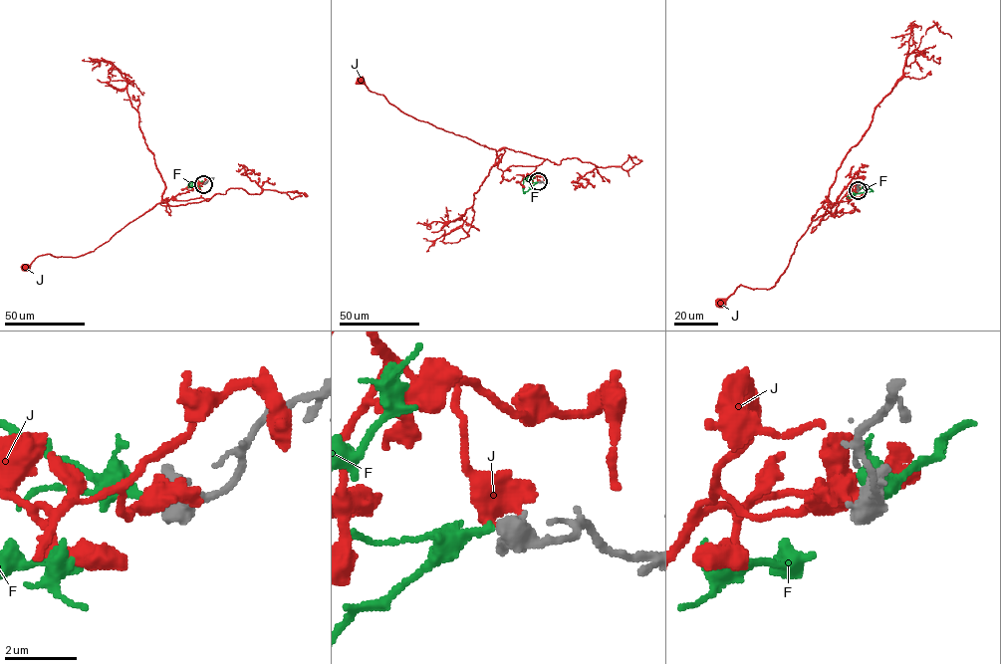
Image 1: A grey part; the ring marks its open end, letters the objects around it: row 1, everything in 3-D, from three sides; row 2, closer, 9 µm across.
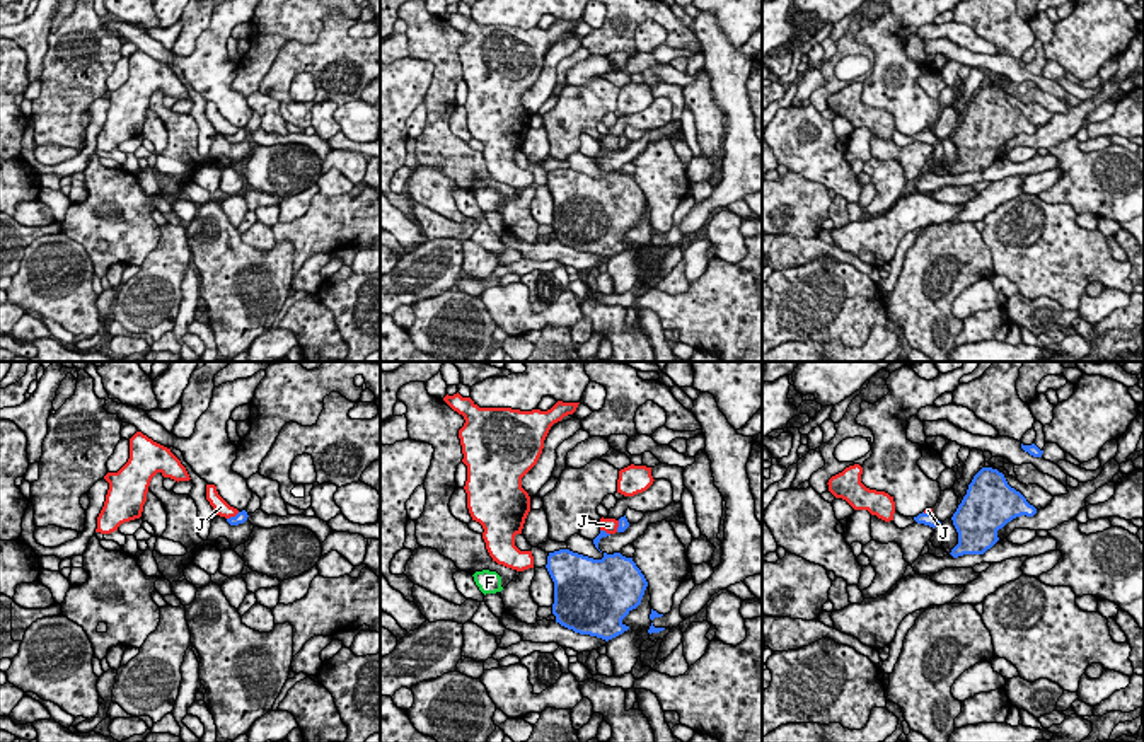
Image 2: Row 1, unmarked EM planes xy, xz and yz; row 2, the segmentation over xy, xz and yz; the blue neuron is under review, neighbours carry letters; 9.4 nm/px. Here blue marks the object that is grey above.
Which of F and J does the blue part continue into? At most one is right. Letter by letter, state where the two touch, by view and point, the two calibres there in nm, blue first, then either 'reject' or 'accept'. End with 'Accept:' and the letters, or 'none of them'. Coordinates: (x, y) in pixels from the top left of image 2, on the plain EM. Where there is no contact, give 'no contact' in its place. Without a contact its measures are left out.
F: no contact; accept
J: contact xy (232, 135); calibres 120 and 140 nm; reject
Accept: F

